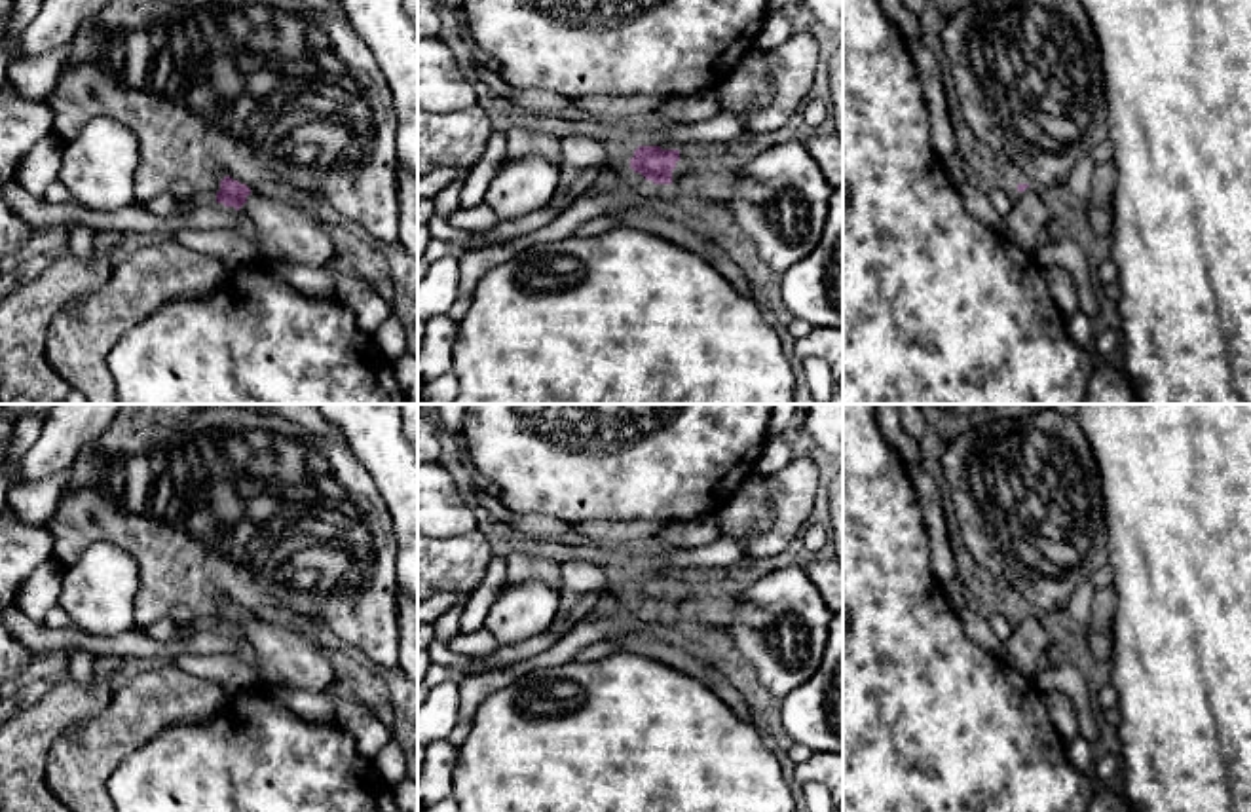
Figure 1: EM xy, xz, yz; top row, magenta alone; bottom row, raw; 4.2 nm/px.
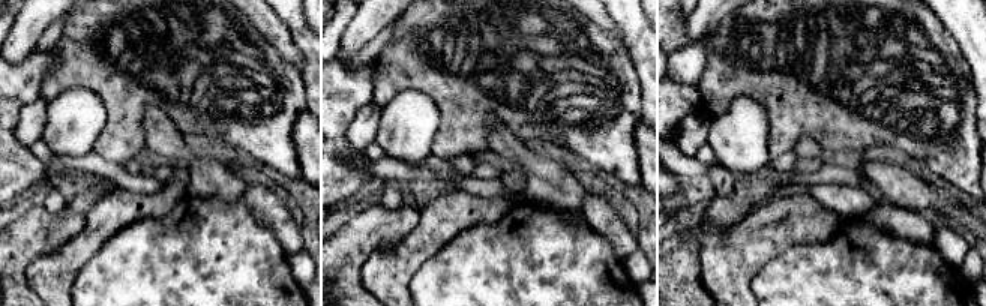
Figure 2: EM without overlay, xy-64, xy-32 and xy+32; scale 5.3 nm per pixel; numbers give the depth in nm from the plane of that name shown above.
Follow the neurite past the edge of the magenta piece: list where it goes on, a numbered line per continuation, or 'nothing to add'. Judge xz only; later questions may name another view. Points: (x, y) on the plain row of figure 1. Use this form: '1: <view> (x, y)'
1: xz (691, 589)

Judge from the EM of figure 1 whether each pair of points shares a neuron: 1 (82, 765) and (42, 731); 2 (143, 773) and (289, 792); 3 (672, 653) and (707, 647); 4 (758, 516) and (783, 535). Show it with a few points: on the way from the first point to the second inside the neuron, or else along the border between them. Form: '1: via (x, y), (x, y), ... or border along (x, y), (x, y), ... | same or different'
1: border along (92, 718), (65, 727), (54, 738), (46, 782) | different
2: via (179, 773), (221, 773), (228, 765), (253, 790) | same
3: border along (646, 630), (710, 664) | different
4: border along (764, 480), (771, 522), (746, 539), (746, 554) | different

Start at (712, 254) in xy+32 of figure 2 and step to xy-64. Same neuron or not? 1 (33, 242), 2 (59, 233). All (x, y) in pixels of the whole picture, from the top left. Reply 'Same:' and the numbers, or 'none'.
Same: none

